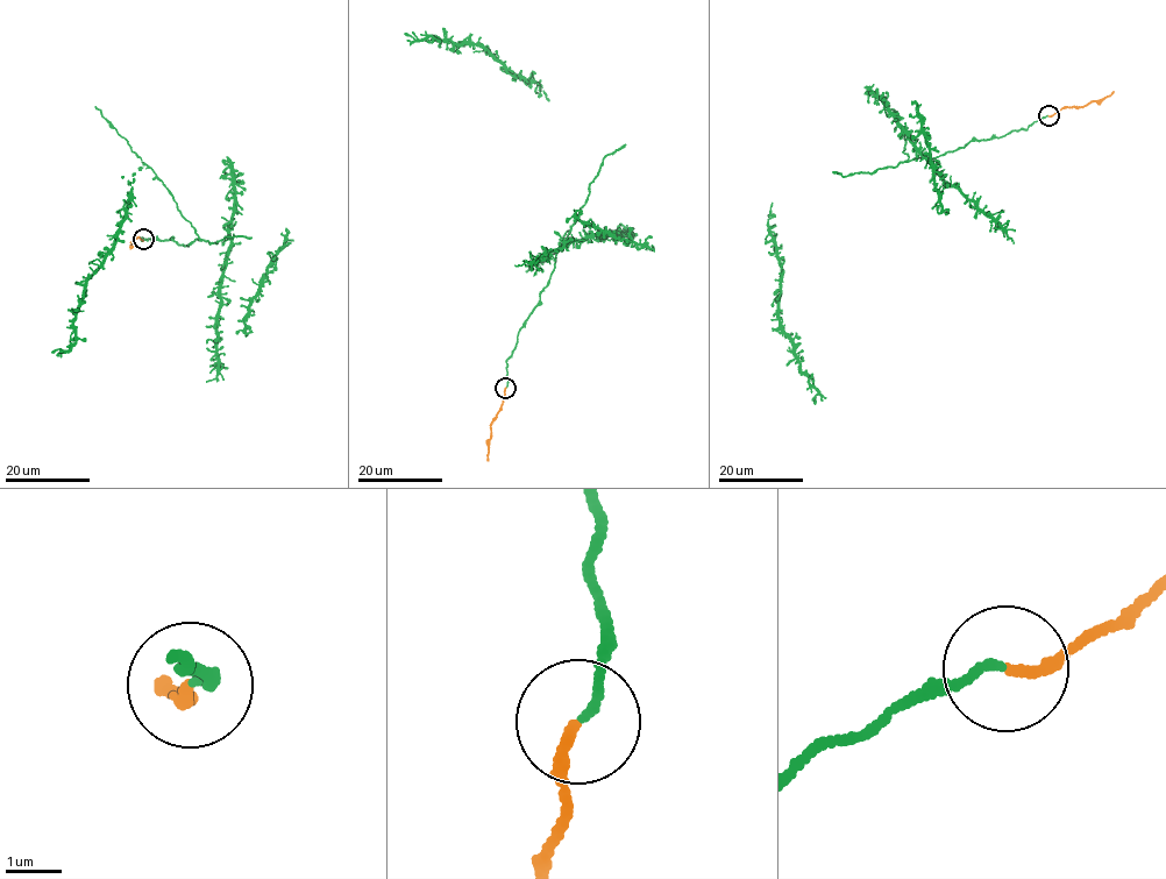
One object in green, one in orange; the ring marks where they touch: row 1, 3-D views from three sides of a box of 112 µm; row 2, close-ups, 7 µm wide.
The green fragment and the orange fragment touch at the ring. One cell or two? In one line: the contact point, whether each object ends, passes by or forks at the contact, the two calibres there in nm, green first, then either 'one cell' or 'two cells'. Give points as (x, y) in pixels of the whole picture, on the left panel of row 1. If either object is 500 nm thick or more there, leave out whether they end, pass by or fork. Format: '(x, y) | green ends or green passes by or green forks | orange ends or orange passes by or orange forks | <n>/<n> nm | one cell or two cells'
(143, 239) | green ends | orange ends | 130/190 nm | one cell

